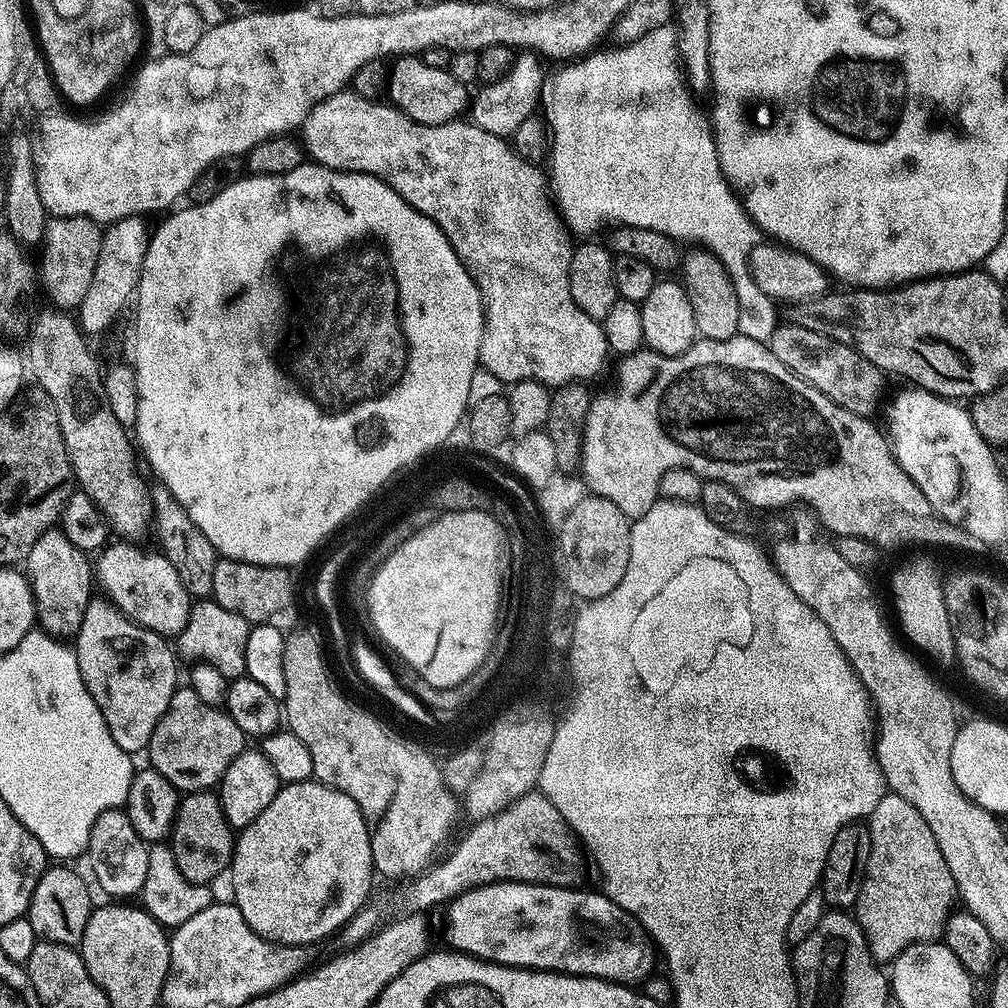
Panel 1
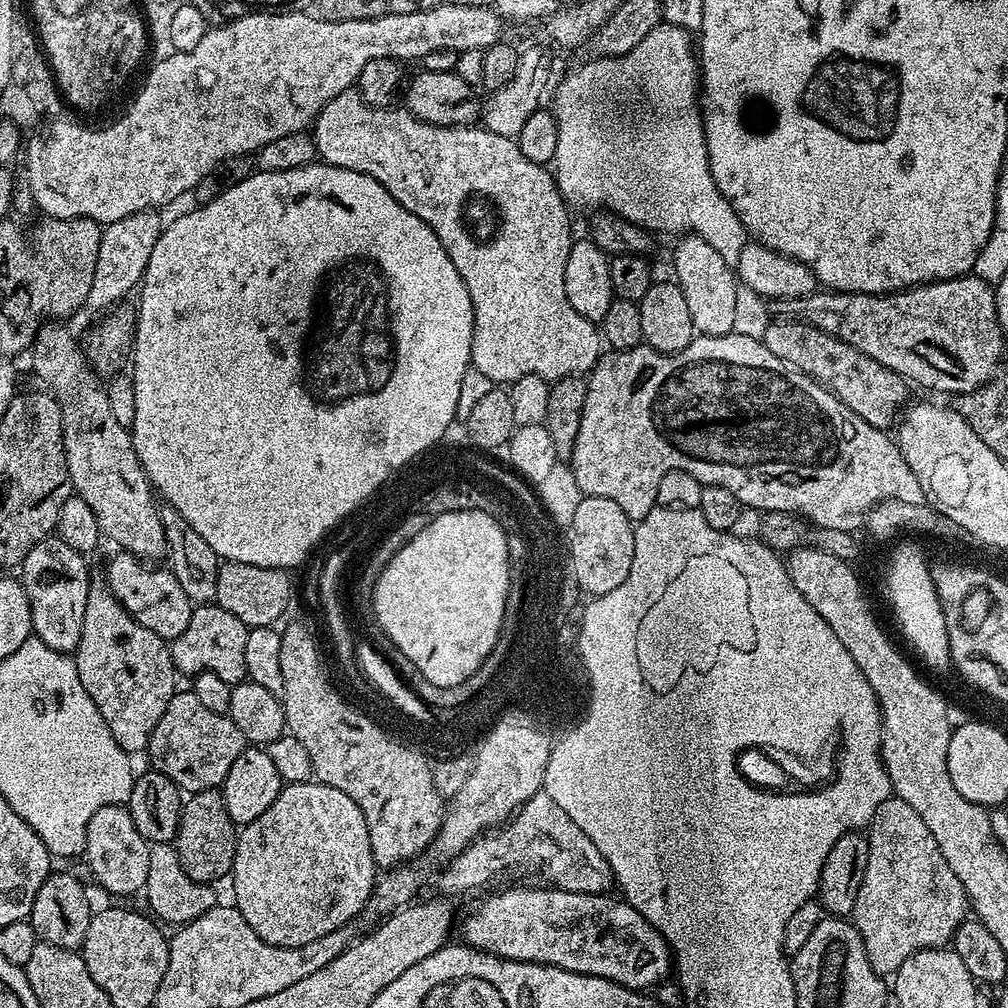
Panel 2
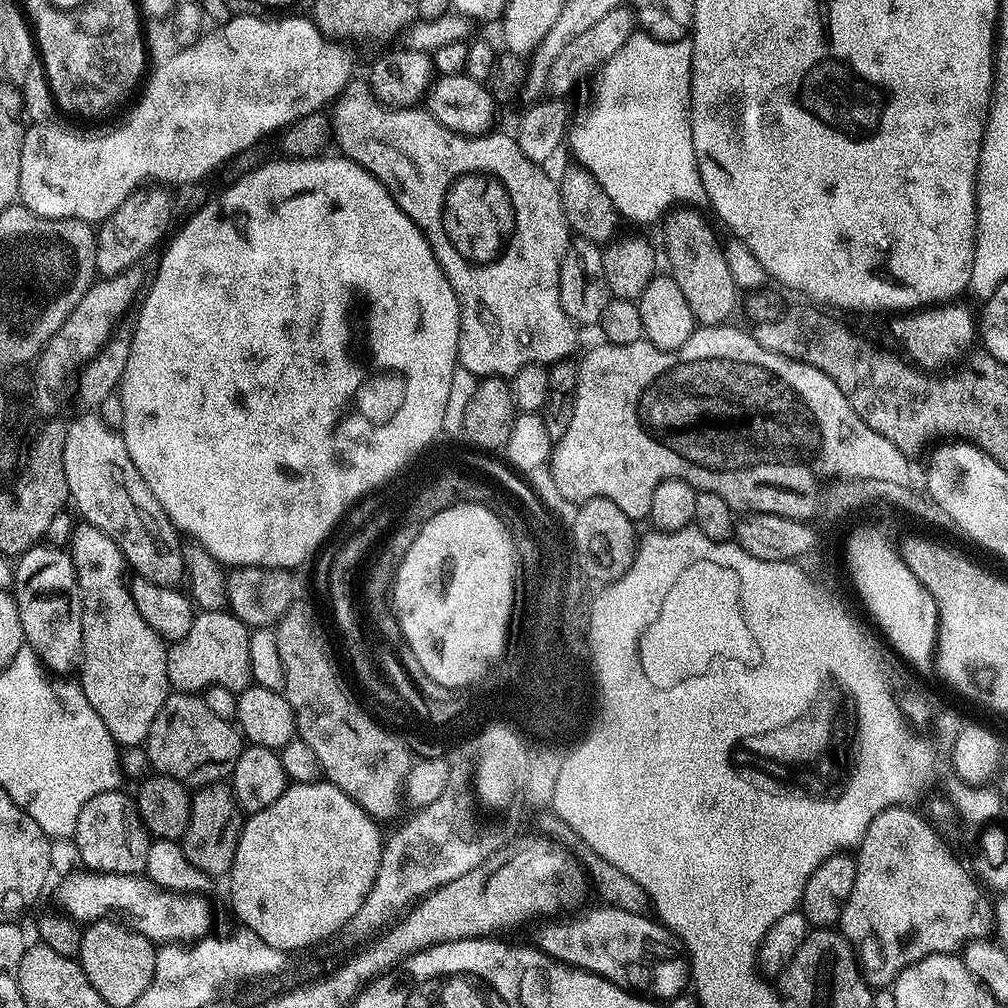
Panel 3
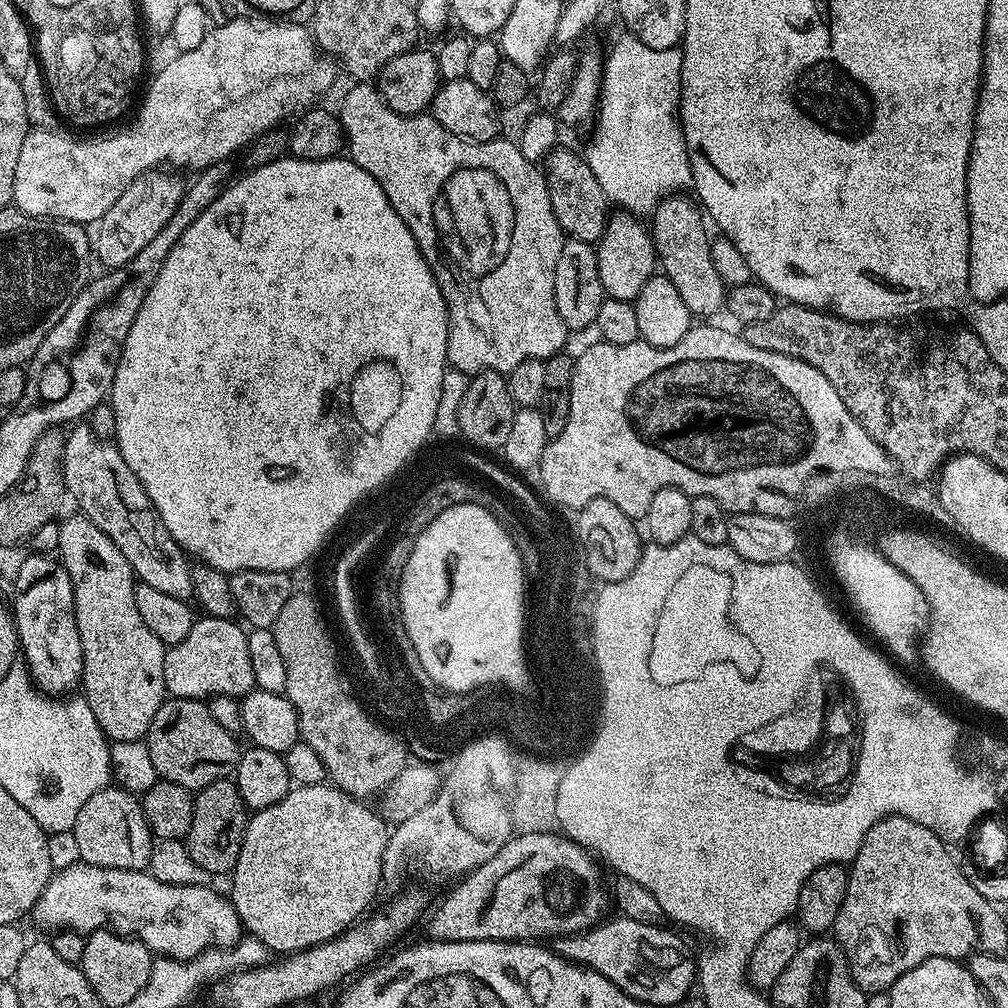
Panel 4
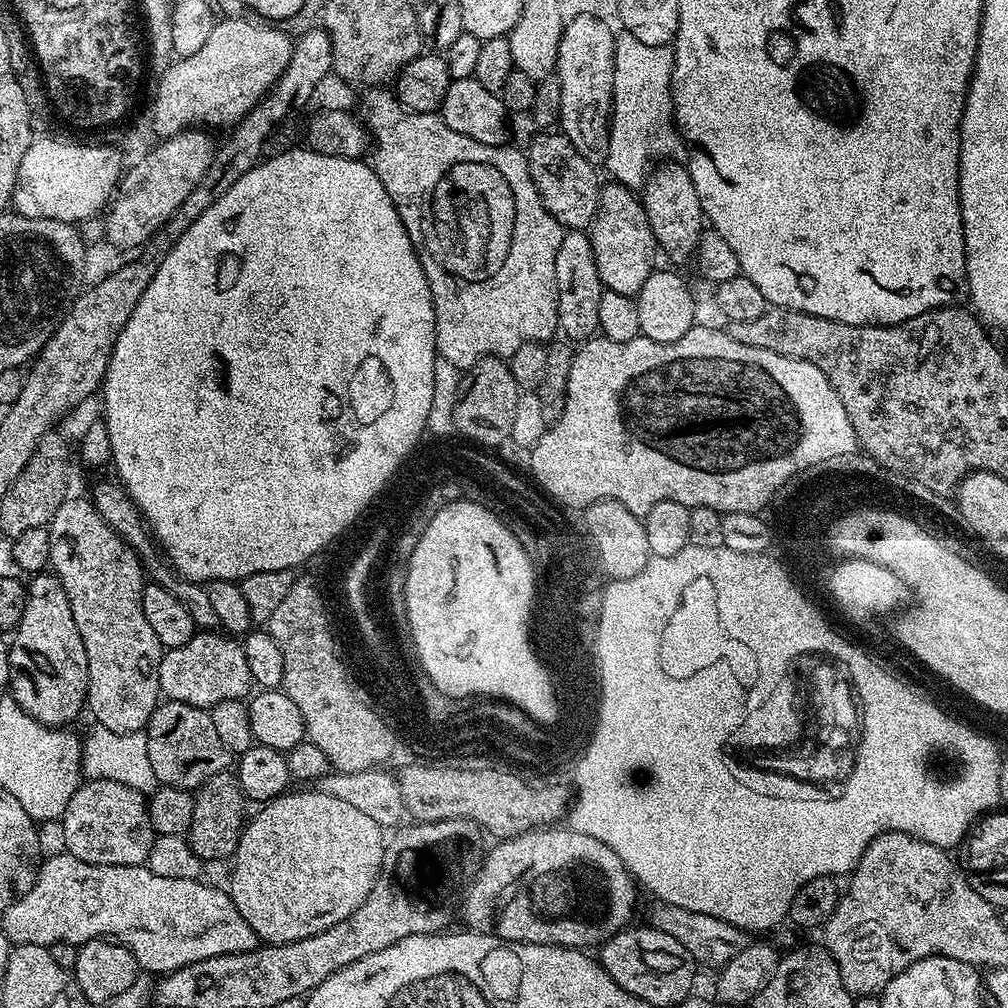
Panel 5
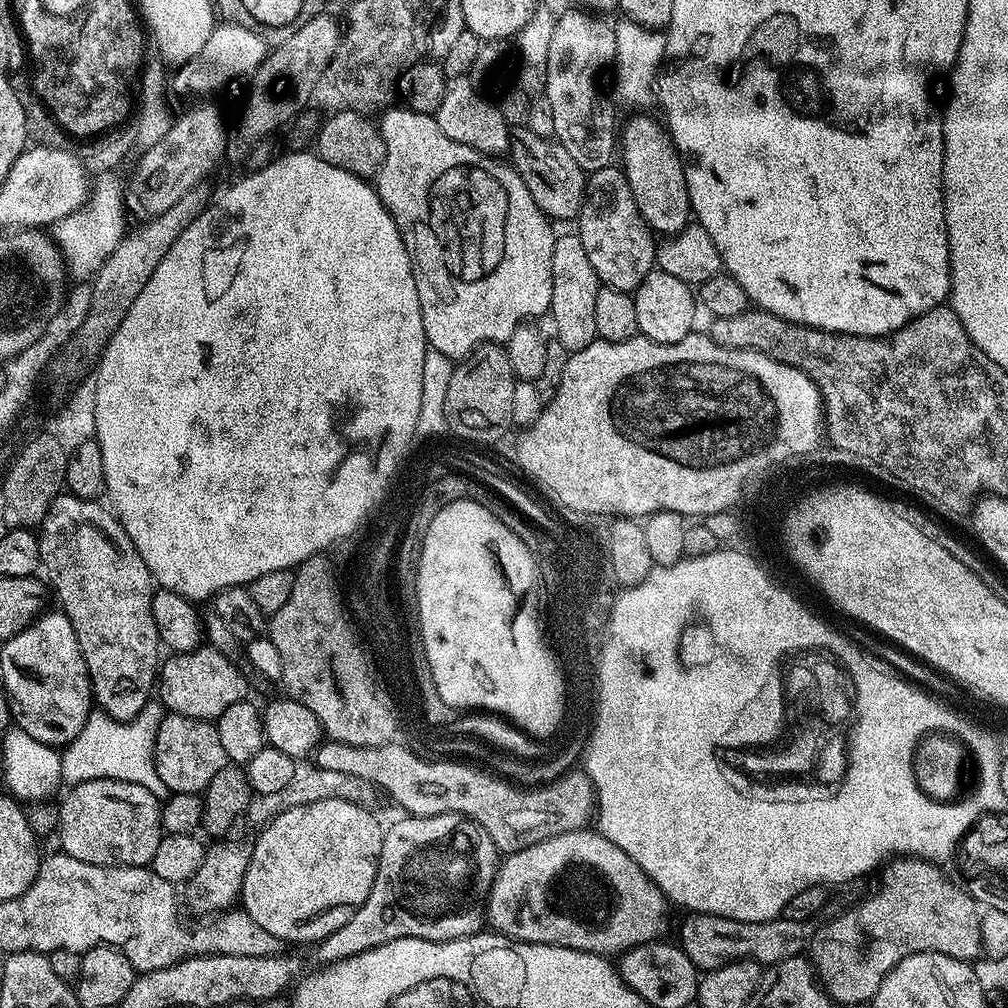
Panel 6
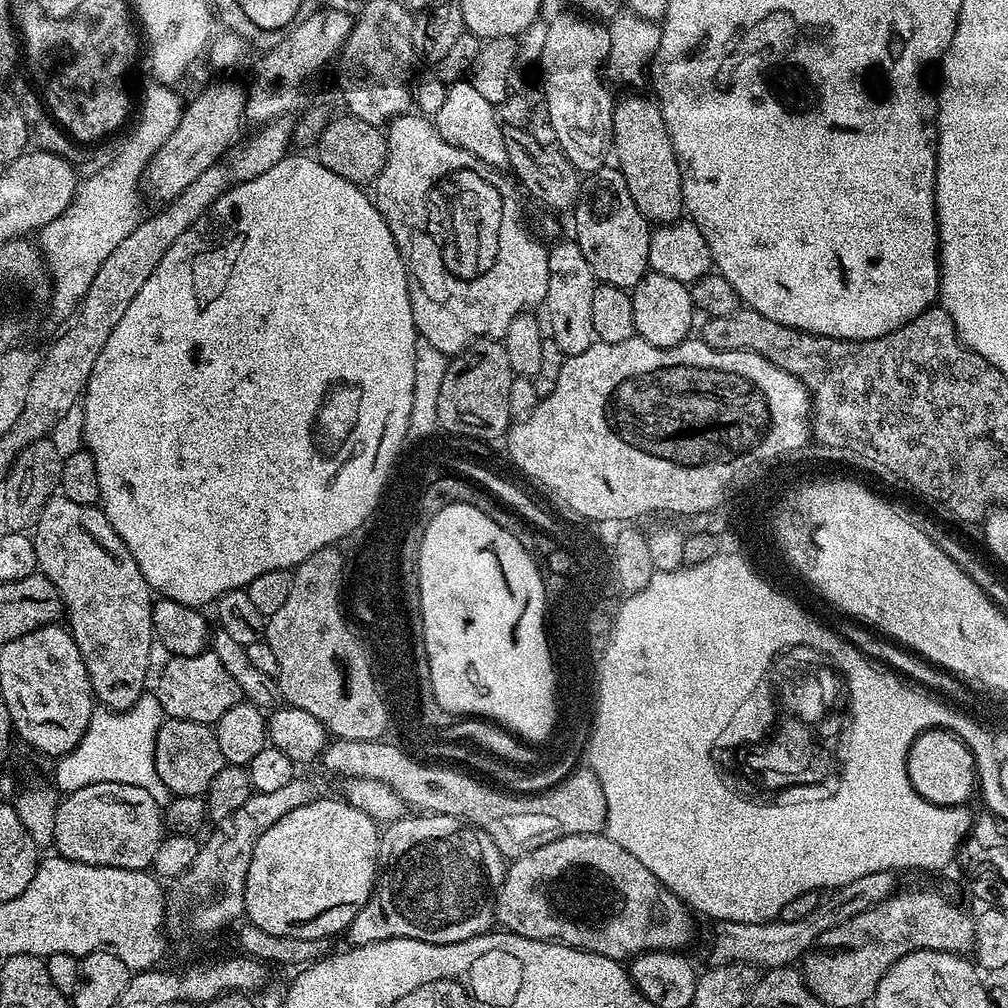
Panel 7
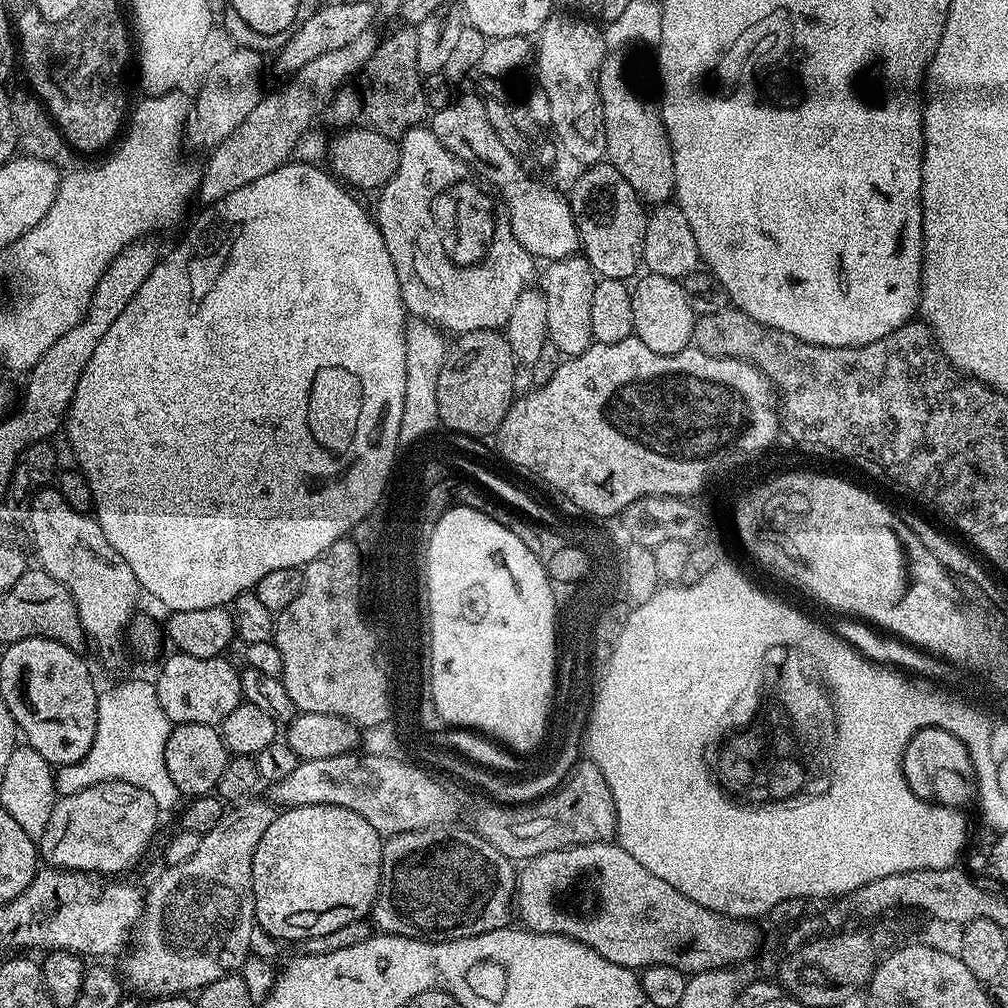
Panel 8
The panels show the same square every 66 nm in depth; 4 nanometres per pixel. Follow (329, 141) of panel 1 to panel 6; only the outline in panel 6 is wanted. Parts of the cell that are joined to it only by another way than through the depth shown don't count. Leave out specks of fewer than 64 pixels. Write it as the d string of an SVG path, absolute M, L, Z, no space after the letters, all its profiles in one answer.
M392 106L381 116L384 117L378 120L378 127L382 134L382 142L386 146L386 154L382 166L374 177L374 187L386 210L394 218L398 226L398 234L402 234L402 242L410 254L414 282L418 286L418 300L422 306L422 324L426 330L429 349L438 354L446 354L446 358L459 362L470 355L479 344L503 345L525 322L532 322L535 316L540 316L543 312L545 315L550 309L554 242L557 237L557 233L552 232L553 221L545 216L534 202L534 198L530 198L530 190L526 190L526 182L522 182L522 178L511 163L495 156L487 156L484 152L474 150L462 142L454 142L454 138L446 138L446 134L442 134L442 126L438 126L435 115L427 116L412 108Z

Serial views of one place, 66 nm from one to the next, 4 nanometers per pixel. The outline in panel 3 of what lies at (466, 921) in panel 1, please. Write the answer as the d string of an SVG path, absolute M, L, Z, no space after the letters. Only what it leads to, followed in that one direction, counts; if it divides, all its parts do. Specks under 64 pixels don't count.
M597 906L580 912L577 916L568 916L565 920L548 918L536 932L535 947L553 960L568 965L569 968L581 968L583 972L593 972L595 976L606 978L627 992L635 992L645 998L655 998L667 1002L683 993L690 984L690 960L681 943L651 915L628 913L626 910L607 906Z

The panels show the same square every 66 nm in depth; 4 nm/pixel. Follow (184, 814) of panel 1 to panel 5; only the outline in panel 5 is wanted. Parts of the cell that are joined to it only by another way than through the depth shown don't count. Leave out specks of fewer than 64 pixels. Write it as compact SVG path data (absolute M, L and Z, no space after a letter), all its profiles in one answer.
M235 771L214 774L214 778L200 785L195 798L194 822L192 829L186 834L186 839L192 845L194 854L198 854L205 862L224 860L227 856L228 859L235 857L240 836L246 827L246 815L244 816L246 797Z

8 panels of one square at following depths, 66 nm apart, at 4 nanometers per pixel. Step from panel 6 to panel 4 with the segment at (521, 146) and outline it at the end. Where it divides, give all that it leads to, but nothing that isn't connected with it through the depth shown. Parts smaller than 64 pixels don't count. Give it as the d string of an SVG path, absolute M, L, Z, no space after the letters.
M557 147L547 157L546 181L550 202L554 206L554 214L560 223L560 229L571 239L585 240L587 244L595 245L605 230L608 217L608 199L598 185L598 178L590 170L587 159L568 148Z

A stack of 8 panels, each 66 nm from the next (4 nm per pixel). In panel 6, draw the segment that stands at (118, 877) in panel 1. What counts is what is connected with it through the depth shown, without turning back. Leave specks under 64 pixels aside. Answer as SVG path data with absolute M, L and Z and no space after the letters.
M116 780L82 781L73 784L63 793L64 801L58 808L58 832L60 828L60 844L63 855L78 858L78 862L90 862L107 868L134 866L142 868L151 865L154 850L158 850L158 842L162 835L160 826L161 801L146 786L138 786L134 782Z

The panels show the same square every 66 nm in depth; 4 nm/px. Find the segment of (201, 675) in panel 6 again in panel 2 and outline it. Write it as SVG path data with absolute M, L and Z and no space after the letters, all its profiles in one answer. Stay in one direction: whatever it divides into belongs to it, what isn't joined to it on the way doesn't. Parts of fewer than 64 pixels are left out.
M215 602L211 604L201 604L193 607L190 626L178 634L176 640L171 641L172 661L177 673L181 677L194 678L199 672L209 672L218 674L222 682L227 684L239 684L247 677L246 670L246 638L248 637L248 627L230 610L222 610Z

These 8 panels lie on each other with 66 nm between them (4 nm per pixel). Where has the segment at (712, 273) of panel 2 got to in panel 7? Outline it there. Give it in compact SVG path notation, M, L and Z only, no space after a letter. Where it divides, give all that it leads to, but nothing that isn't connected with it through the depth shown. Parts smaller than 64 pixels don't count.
M628 96L625 100L617 99L613 110L612 151L615 167L626 178L626 186L630 186L630 198L634 198L634 206L653 225L675 224L685 215L682 198L682 174L674 154L674 146L670 142L670 134L666 130L666 122L660 113L660 105L651 99L643 100L640 96Z

